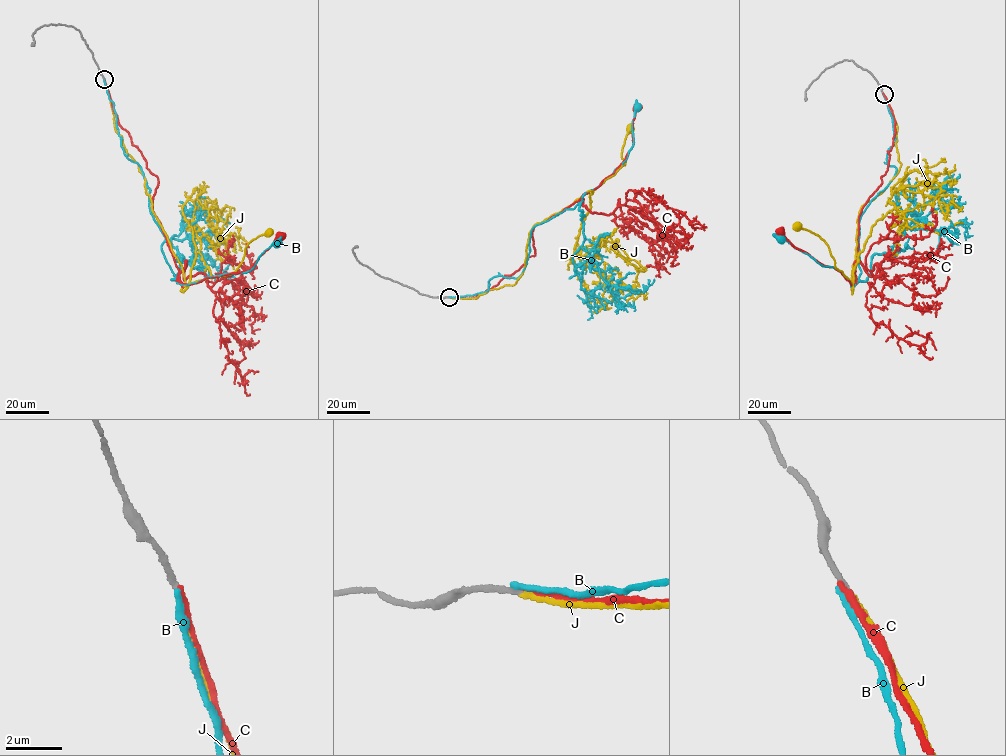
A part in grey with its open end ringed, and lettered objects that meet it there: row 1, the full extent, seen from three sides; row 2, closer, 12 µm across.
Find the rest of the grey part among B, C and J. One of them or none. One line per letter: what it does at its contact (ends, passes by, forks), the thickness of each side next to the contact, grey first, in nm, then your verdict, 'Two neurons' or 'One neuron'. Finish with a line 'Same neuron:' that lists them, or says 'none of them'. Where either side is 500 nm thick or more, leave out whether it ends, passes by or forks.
B: It ends there. Thickness 220 nm (grey) against 220 nm. Two neurons
C: It ends there. Thickness 220 nm (grey) against 200 nm. Two neurons
J: It ends there. Thickness 180 nm (grey) against 140 nm. One neuron
Same neuron: J

